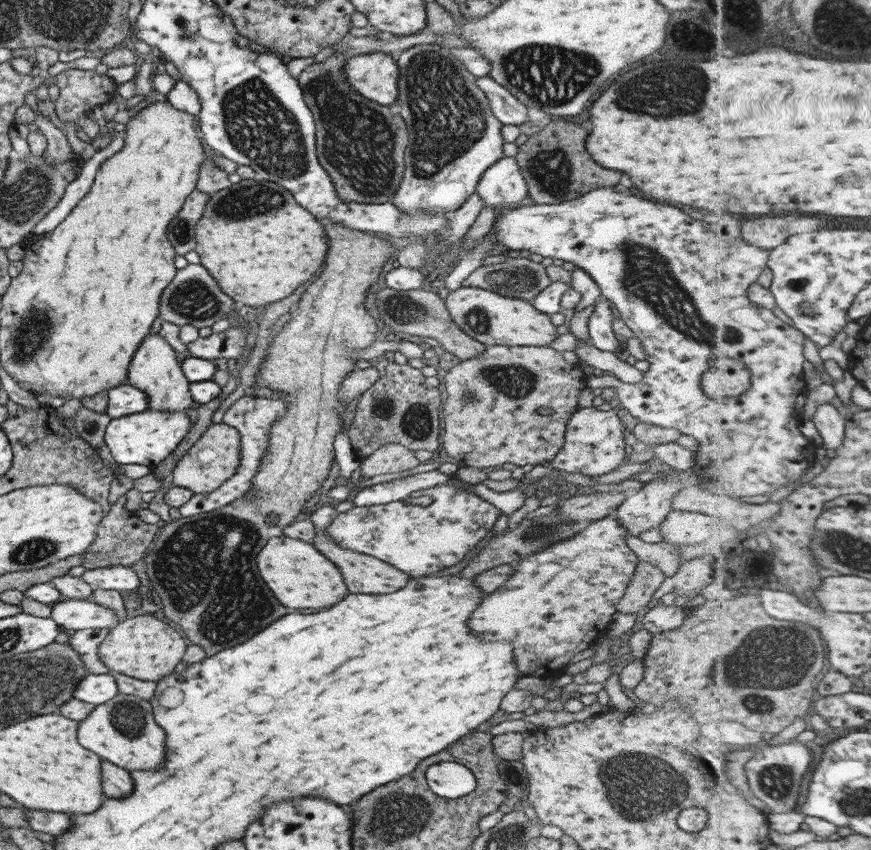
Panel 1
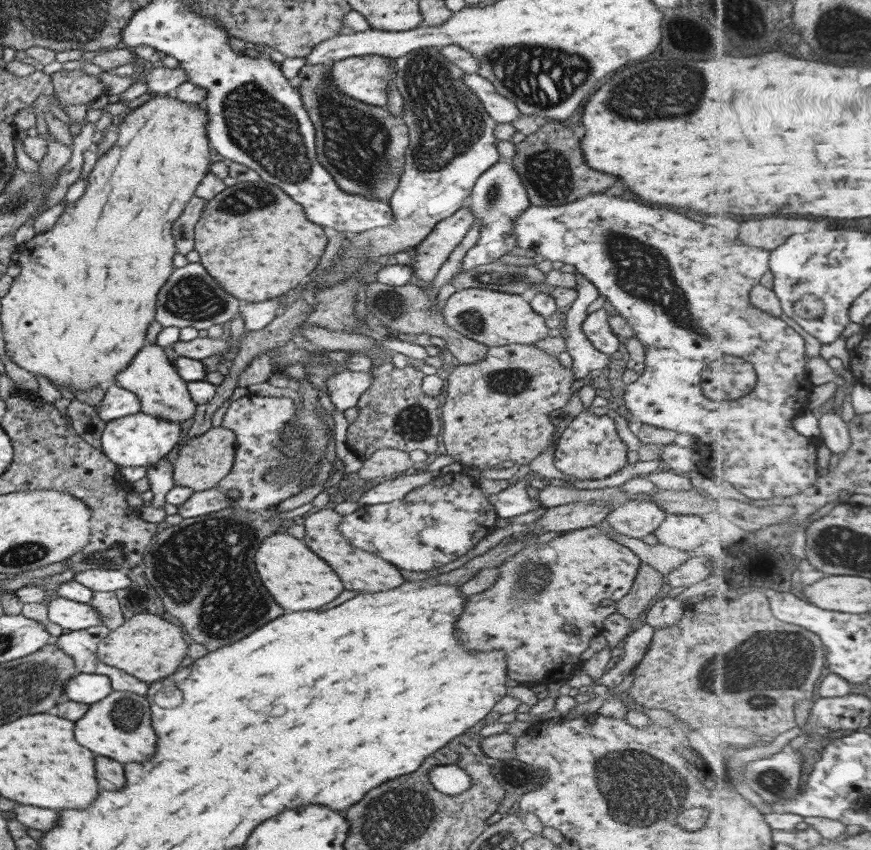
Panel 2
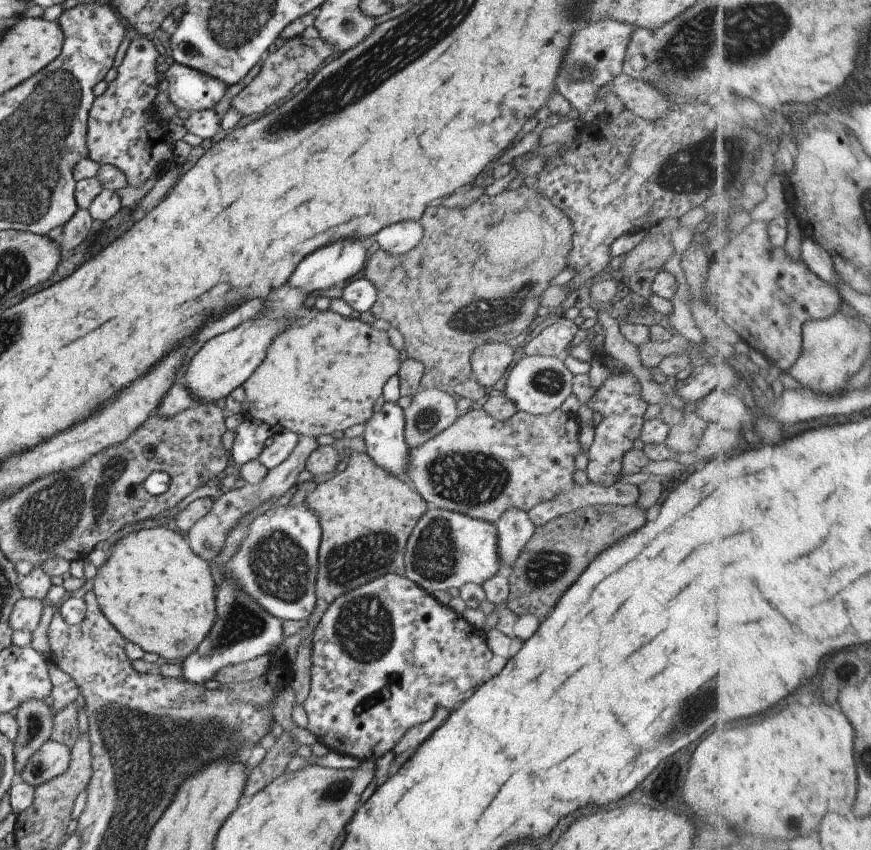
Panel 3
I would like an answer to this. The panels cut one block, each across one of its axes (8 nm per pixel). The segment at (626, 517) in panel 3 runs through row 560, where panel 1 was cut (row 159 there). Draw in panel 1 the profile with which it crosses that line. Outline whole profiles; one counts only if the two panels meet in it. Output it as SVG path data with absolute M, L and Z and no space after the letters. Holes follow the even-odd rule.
M564 118L553 119L545 131L533 134L518 147L515 156L520 172L527 182L527 194L536 204L556 204L576 200L598 187L614 187L620 172L596 164L585 147L589 132L578 123Z

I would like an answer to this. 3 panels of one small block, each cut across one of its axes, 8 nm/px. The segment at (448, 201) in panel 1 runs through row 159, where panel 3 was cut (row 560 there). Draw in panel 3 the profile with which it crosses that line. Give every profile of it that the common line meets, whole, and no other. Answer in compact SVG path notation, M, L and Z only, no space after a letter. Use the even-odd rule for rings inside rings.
M427 509L407 540L405 576L429 593L460 588L466 583L483 585L501 571L498 531L492 522L474 520L449 510Z

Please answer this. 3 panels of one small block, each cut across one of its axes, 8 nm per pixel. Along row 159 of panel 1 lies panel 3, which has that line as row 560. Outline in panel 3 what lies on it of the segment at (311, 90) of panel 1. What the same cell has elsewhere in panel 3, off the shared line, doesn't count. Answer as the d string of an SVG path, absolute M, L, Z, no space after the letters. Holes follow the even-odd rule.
M353 451L346 470L326 480L322 480L305 499L307 507L320 518L322 529L322 542L319 548L319 567L316 576L316 606L308 620L308 627L302 632L301 645L298 648L297 658L293 666L293 676L290 678L290 686L296 694L296 705L304 706L310 692L310 668L312 668L311 644L312 634L316 624L320 622L322 615L328 610L336 597L350 592L368 581L380 578L387 574L405 576L405 550L407 540L412 534L416 523L427 511L427 502L420 493L407 481L400 480L392 474L388 474L384 468L376 466L376 462L368 456L368 453Z

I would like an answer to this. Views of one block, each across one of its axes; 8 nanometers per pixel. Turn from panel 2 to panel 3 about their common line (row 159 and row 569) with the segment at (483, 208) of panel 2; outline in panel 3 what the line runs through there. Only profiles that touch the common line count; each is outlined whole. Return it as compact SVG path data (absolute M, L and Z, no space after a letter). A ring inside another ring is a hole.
M508 508L496 522L498 531L498 556L502 571L514 566L522 548L530 540L537 526L530 521L528 513L518 508Z

